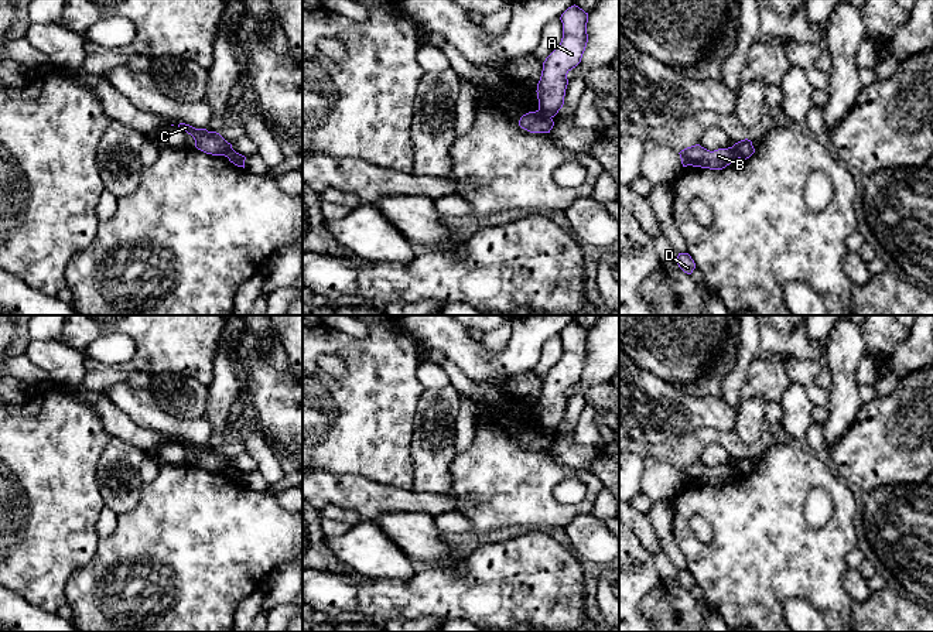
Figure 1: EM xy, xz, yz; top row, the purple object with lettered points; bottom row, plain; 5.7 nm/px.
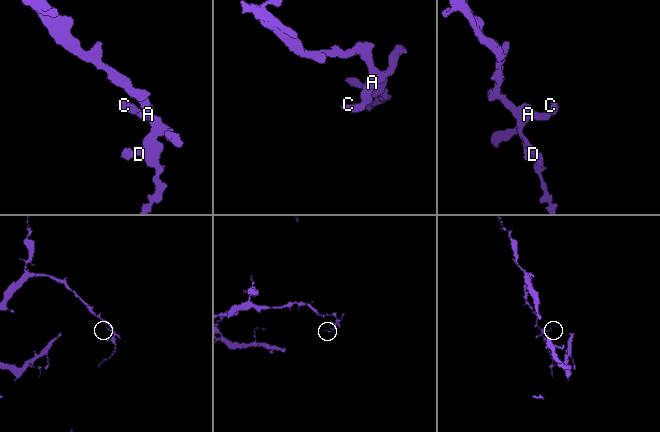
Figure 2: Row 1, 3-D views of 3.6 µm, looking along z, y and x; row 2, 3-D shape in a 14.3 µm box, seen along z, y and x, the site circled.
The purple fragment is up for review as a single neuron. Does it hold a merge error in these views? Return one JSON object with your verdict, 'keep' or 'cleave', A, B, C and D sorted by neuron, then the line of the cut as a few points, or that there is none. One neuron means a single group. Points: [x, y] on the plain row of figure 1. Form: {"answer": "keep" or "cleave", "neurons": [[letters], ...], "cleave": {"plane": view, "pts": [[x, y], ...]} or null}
{"answer": "cleave", "neurons": [["A", "B", "D"], ["C"]], "cleave": {"plane": "xz", "pts": [[539, 426], [550, 434]]}}

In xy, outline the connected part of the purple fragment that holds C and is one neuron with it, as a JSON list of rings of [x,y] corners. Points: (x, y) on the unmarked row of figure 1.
[[[180,440],[178,444],[191,451],[195,457],[195,464],[206,471],[228,474],[228,471],[233,467],[232,461],[228,460],[216,448],[208,448],[206,445],[195,445],[185,440]]]

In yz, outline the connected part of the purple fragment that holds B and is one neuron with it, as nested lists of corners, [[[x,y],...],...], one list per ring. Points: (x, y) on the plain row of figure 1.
[[[696,461],[681,467],[679,471],[683,484],[693,482],[710,486],[722,486],[738,476],[734,464],[710,468]]]

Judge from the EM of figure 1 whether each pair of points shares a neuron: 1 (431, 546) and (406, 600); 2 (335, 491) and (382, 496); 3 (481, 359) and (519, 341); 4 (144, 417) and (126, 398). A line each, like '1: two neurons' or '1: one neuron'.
1: two neurons
2: one neuron
3: one neuron
4: one neuron

